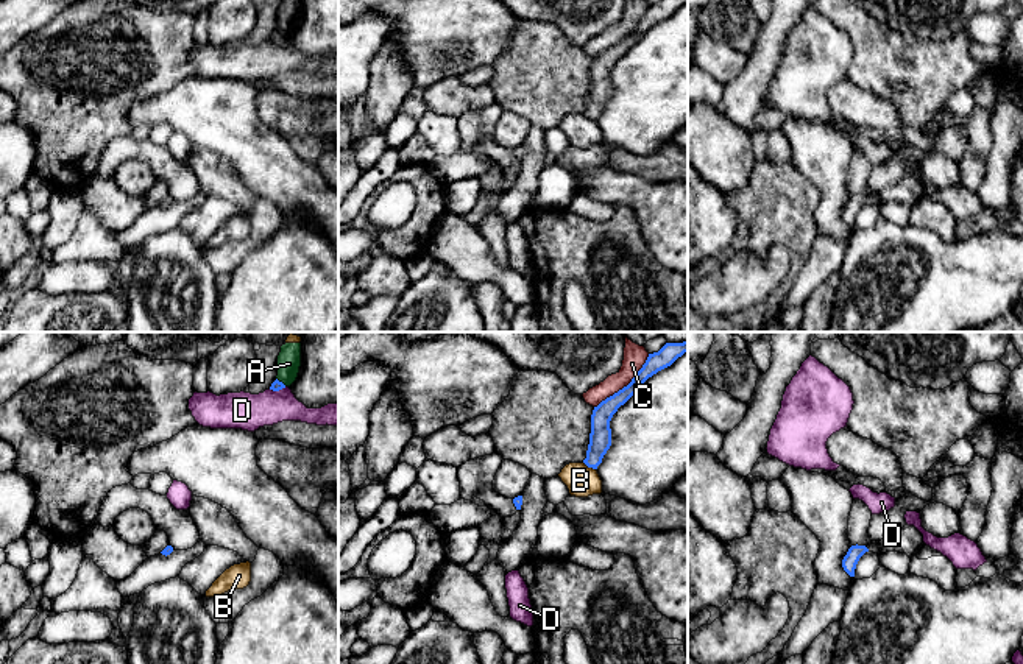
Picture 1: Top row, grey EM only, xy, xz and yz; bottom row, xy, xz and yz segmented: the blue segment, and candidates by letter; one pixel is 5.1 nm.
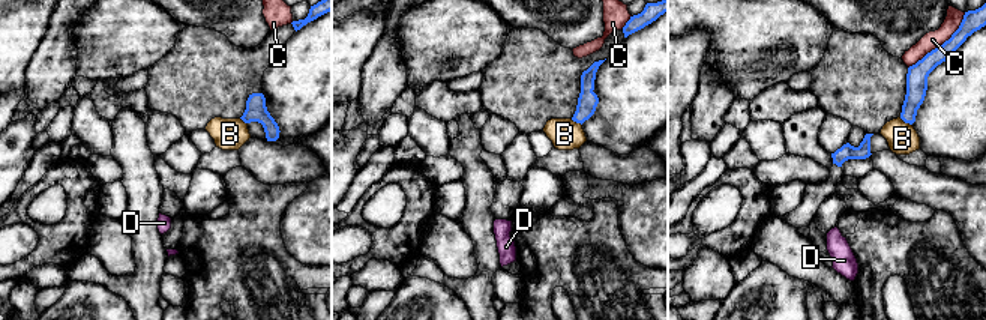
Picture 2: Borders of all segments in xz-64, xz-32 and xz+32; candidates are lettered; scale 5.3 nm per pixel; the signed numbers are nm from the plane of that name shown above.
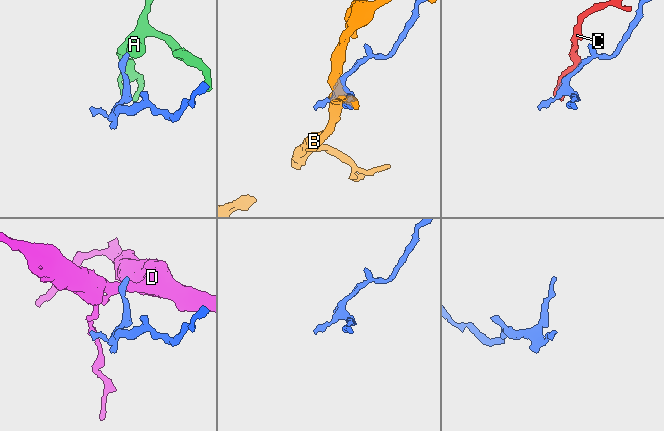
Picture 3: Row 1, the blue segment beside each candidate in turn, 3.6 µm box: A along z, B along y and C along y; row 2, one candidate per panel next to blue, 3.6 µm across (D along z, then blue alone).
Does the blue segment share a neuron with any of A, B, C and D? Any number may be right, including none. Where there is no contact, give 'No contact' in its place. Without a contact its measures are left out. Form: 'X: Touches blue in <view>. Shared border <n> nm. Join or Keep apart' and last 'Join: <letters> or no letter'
A: Touches blue in xy. Shared border 70 nm. Keep apart
B: Touches blue in xz. Shared border 80 nm. Keep apart
C: Touches blue in xz. Shared border 400 nm. Keep apart
D: Touches blue in xy. Shared border 100 nm. Keep apart
Join: no letter

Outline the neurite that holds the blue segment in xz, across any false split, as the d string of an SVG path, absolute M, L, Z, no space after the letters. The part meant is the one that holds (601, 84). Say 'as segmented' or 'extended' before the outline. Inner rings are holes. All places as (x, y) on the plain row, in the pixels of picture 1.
as segmented; M660 0L658 3L649 5L646 14L627 37L594 58L591 65L589 95L586 109L583 111L588 118L597 120L611 97L610 72L618 59L624 56L649 28L671 17L685 3L688 3L688 0Z

